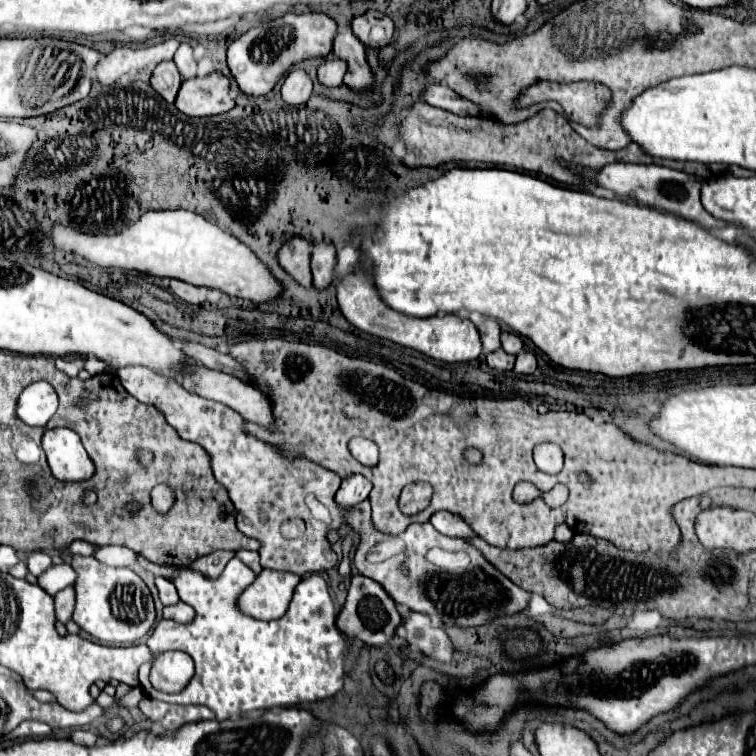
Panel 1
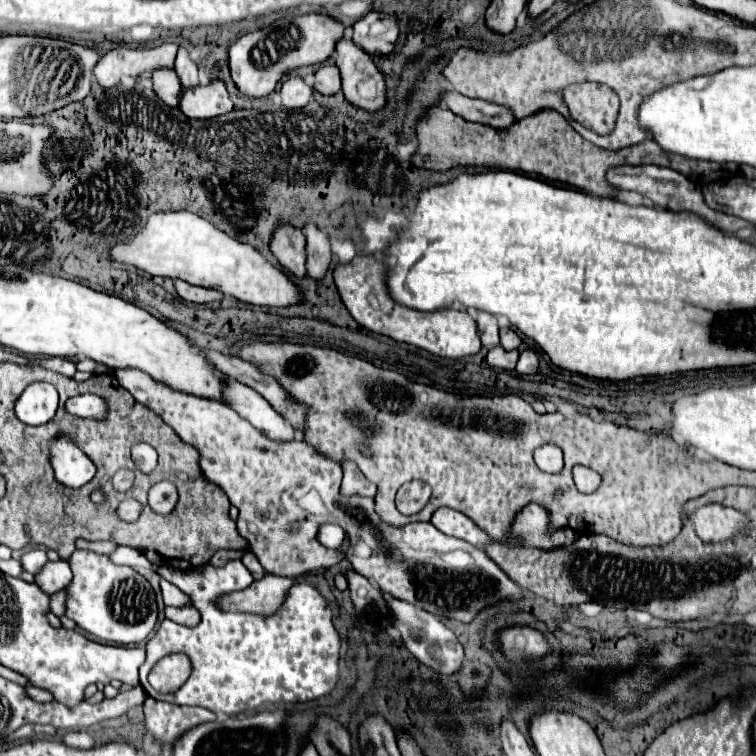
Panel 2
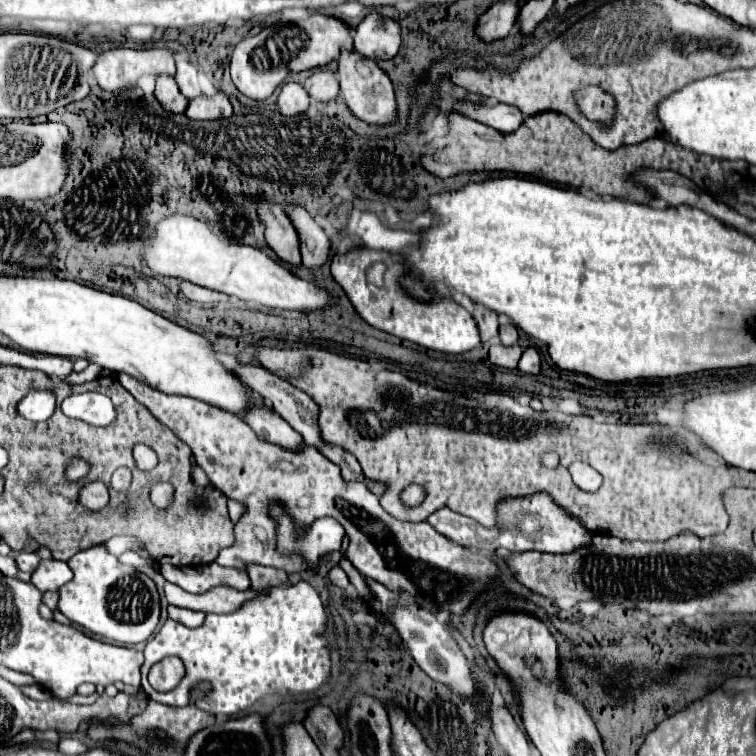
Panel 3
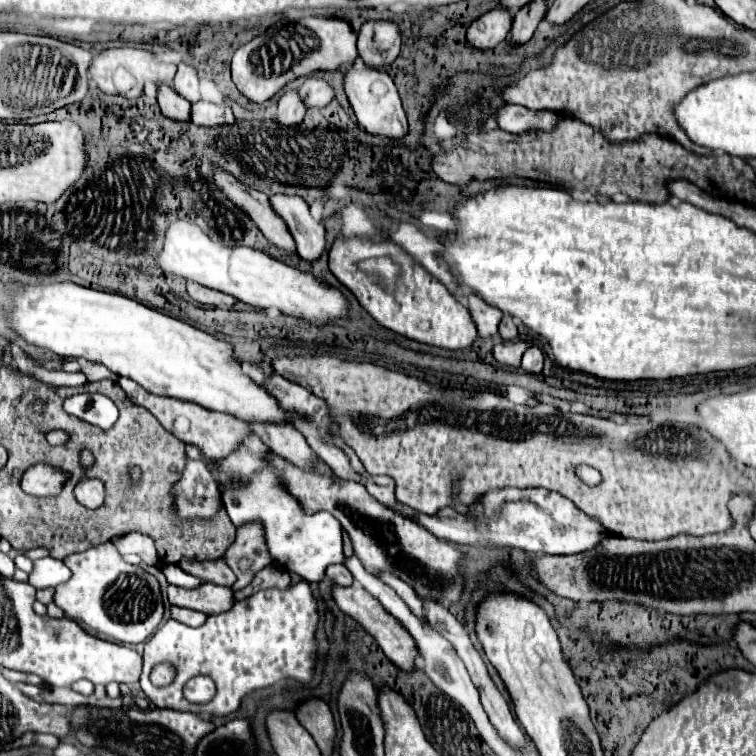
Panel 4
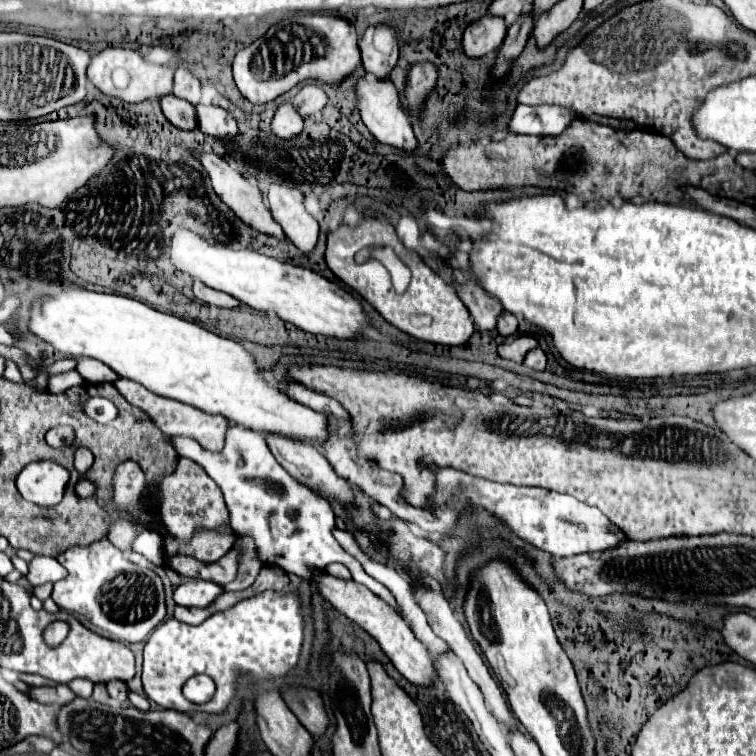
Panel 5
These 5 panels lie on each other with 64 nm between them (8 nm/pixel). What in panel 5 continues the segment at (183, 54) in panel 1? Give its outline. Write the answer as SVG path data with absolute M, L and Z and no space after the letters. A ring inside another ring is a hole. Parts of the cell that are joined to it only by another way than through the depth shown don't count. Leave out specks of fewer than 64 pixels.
M178 68L174 74L174 96L188 100L190 104L198 104L200 102L200 82L196 76L192 76L186 68Z

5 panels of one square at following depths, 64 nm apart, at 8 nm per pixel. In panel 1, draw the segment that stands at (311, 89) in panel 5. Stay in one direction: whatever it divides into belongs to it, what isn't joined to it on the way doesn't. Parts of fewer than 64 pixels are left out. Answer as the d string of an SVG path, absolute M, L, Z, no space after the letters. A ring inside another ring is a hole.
M326 60L322 66L318 66L318 80L326 86L340 86L344 74L348 72L346 68L346 60Z

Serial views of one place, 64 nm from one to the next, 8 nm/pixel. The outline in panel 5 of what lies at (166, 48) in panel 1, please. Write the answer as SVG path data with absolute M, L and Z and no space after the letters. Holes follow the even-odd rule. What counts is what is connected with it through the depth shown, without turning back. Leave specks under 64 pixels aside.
M106 48L98 52L88 66L88 80L106 96L114 96L124 102L142 102L148 98L160 98L164 94L170 94L172 76L172 68L150 64L138 50L130 48Z

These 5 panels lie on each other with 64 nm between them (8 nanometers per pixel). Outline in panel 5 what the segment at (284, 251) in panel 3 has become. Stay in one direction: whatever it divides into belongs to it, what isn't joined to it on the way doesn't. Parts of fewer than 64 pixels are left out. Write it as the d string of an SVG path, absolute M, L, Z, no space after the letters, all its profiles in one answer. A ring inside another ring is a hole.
M204 152L204 154L200 154L200 160L202 160L204 168L208 170L208 174L210 174L210 178L212 178L214 190L216 190L218 196L236 212L238 218L242 218L244 222L252 224L252 228L260 230L262 234L268 234L268 236L278 238L278 240L286 238L286 234L284 234L284 230L280 228L280 224L276 224L276 220L272 220L272 214L268 212L268 206L266 206L266 200L264 200L264 194L262 194L262 190L256 186L254 180L244 180L236 170L232 170L232 168L230 168L224 160L220 160L220 156L216 156L216 154L206 154L206 152Z

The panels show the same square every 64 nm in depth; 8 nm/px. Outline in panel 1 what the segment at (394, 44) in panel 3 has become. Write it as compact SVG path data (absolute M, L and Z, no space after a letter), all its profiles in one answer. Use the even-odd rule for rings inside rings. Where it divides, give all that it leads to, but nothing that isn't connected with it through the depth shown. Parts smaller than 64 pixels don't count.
M366 10L364 14L354 16L352 30L362 44L370 48L382 48L390 42L394 24L392 24L392 18L388 18L386 14L378 10Z

